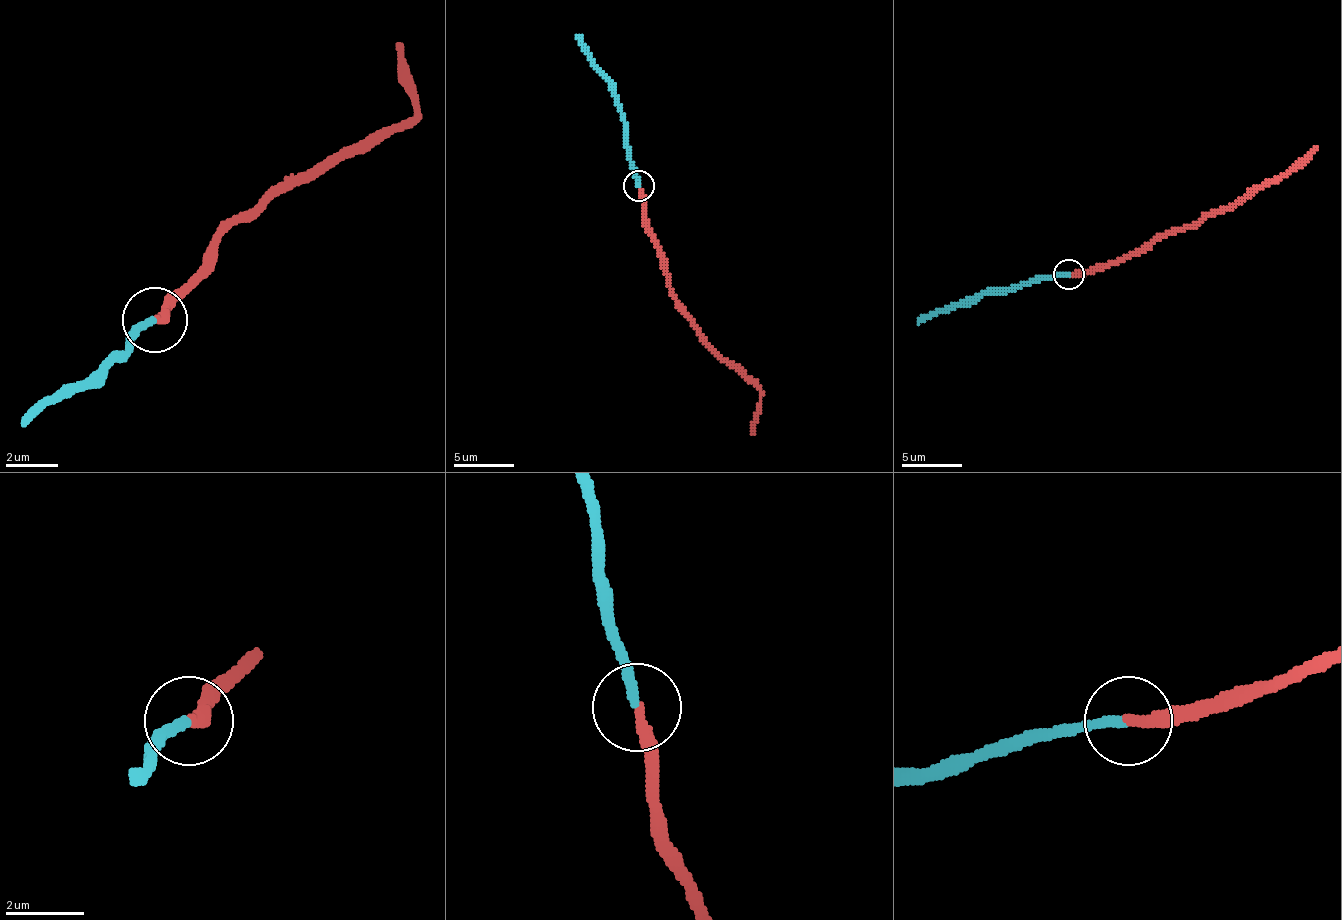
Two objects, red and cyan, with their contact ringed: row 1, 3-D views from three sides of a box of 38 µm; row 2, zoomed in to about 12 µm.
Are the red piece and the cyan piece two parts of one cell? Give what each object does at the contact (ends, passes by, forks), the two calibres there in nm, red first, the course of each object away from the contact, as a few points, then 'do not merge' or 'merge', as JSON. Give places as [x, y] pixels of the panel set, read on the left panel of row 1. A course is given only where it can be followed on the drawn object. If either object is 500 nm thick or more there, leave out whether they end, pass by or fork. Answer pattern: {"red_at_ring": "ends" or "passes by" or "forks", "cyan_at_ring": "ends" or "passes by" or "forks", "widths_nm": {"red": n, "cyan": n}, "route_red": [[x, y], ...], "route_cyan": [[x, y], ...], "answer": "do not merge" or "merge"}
{"red_at_ring": "ends", "cyan_at_ring": "ends", "widths_nm": {"red": 300, "cyan": 240}, "route_red": [[156, 317], [176, 298], [235, 220], [339, 155], [365, 155], [417, 109], [397, 44]], "route_cyan": [[156, 317], [111, 363], [46, 402], [20, 428]], "answer": "merge"}

